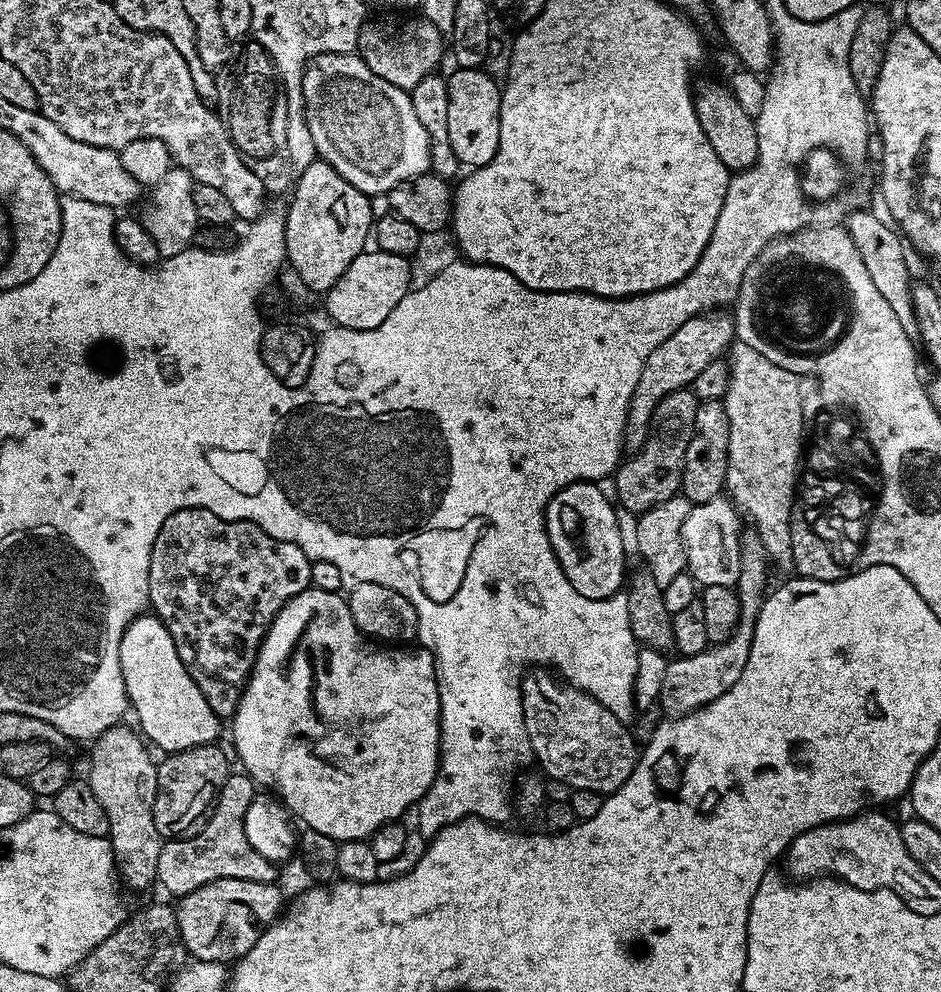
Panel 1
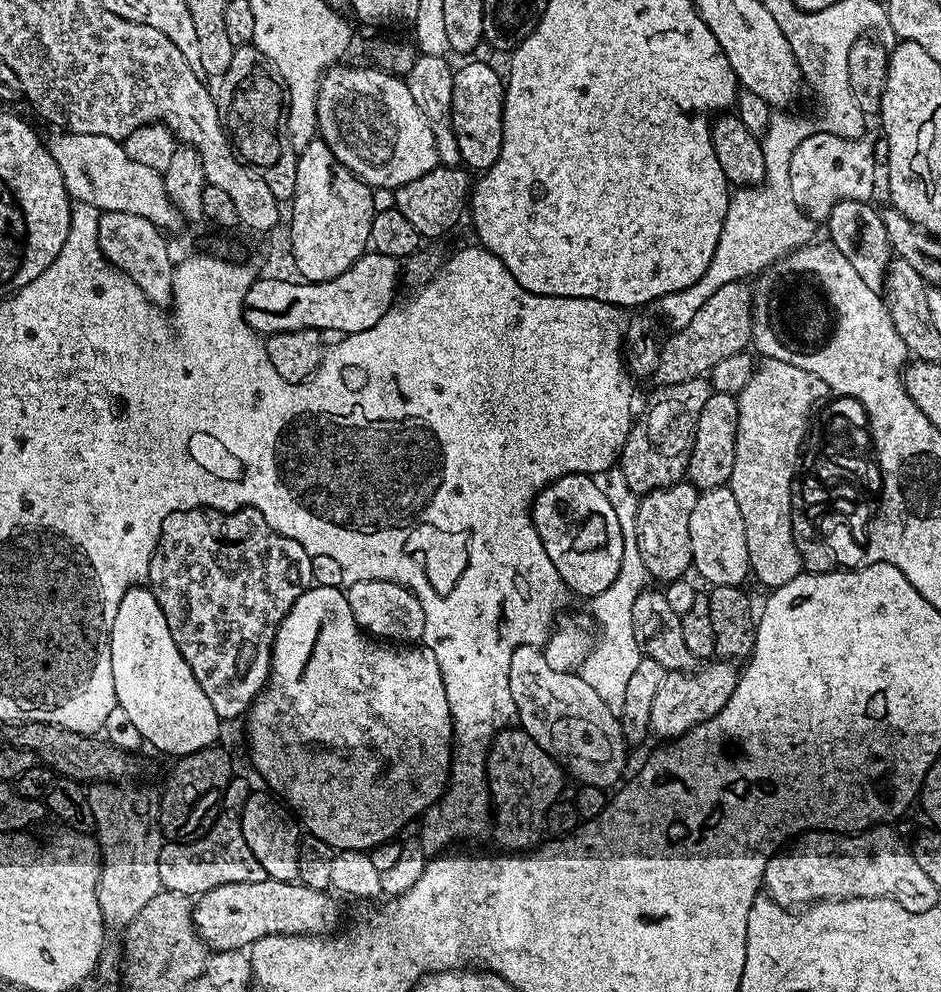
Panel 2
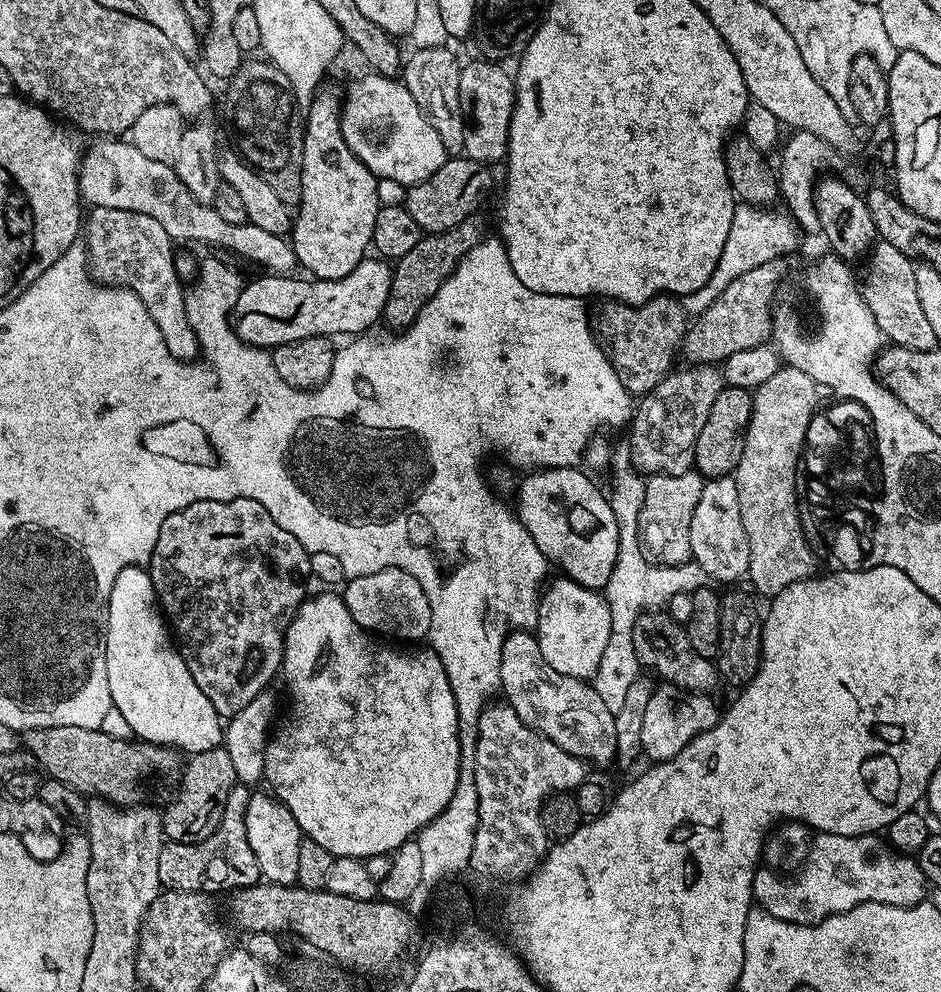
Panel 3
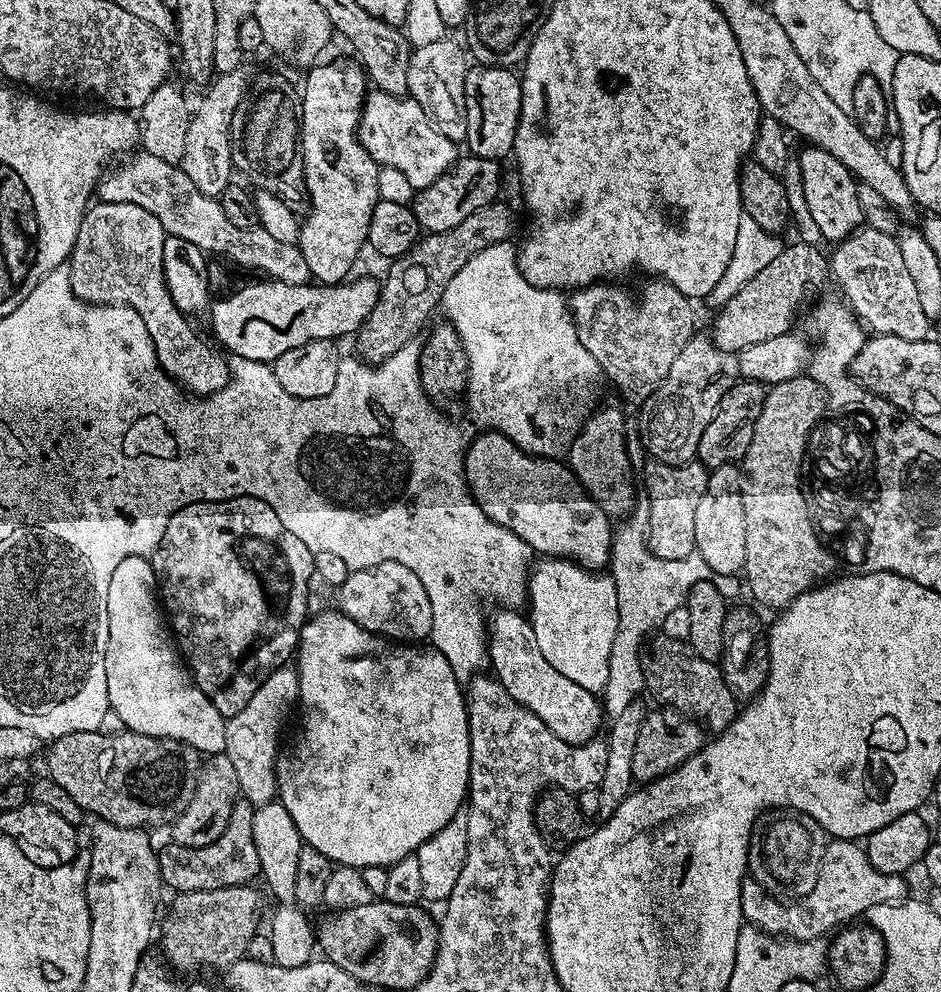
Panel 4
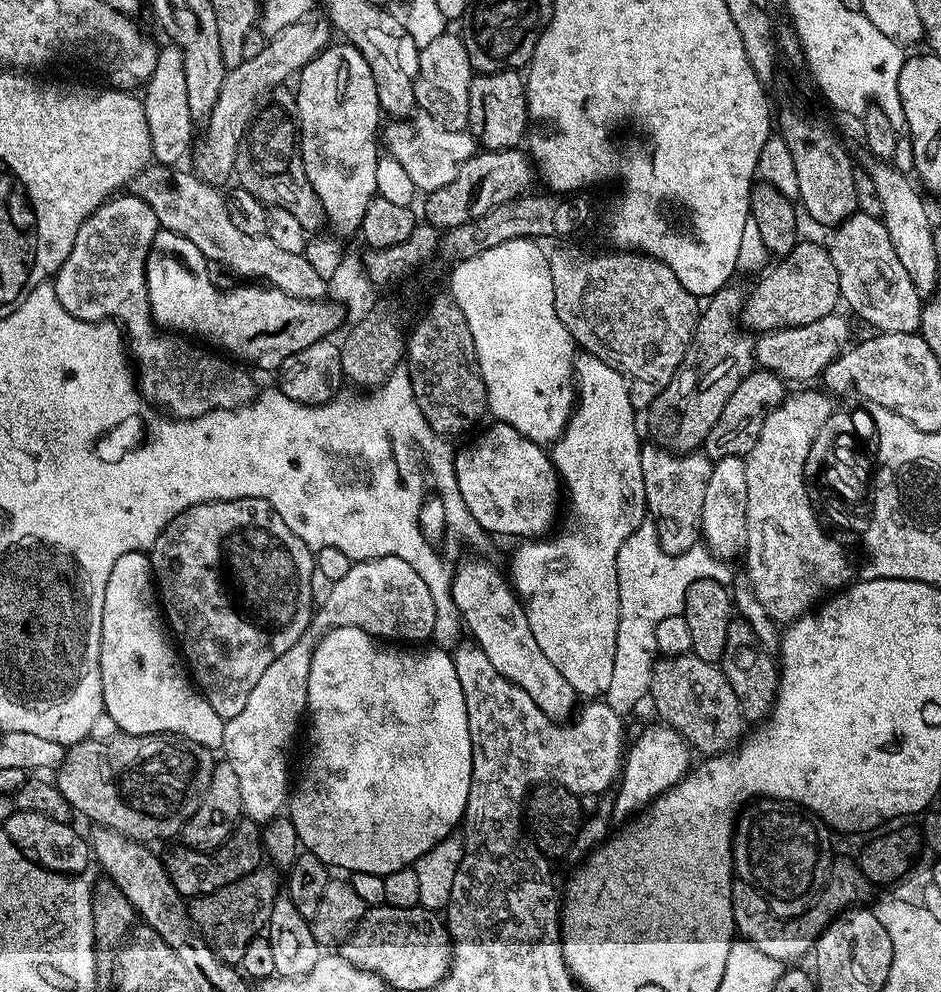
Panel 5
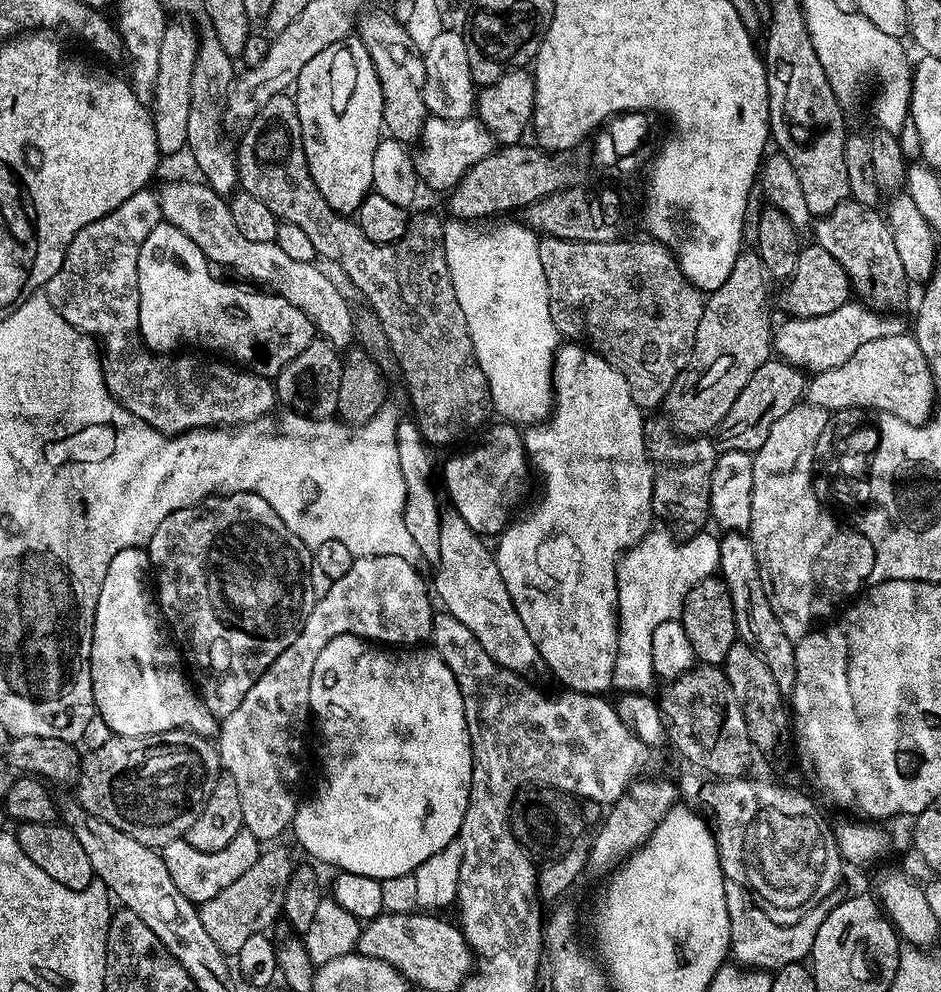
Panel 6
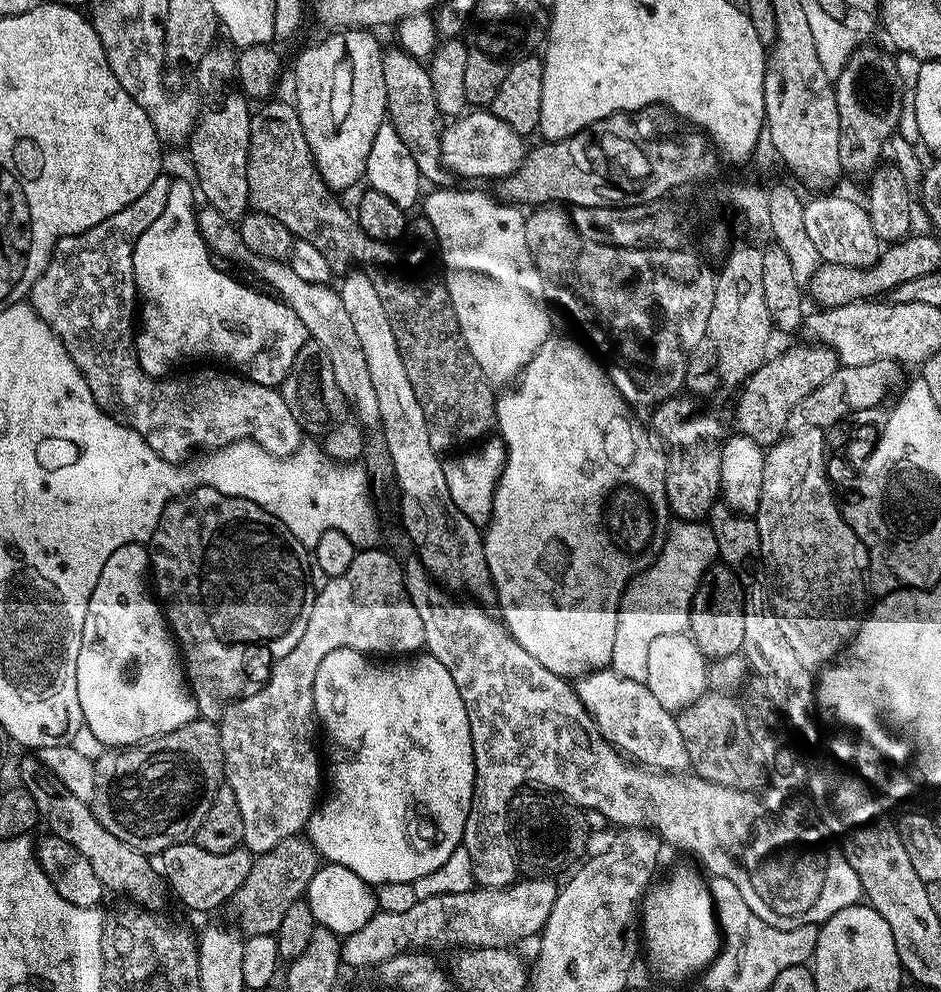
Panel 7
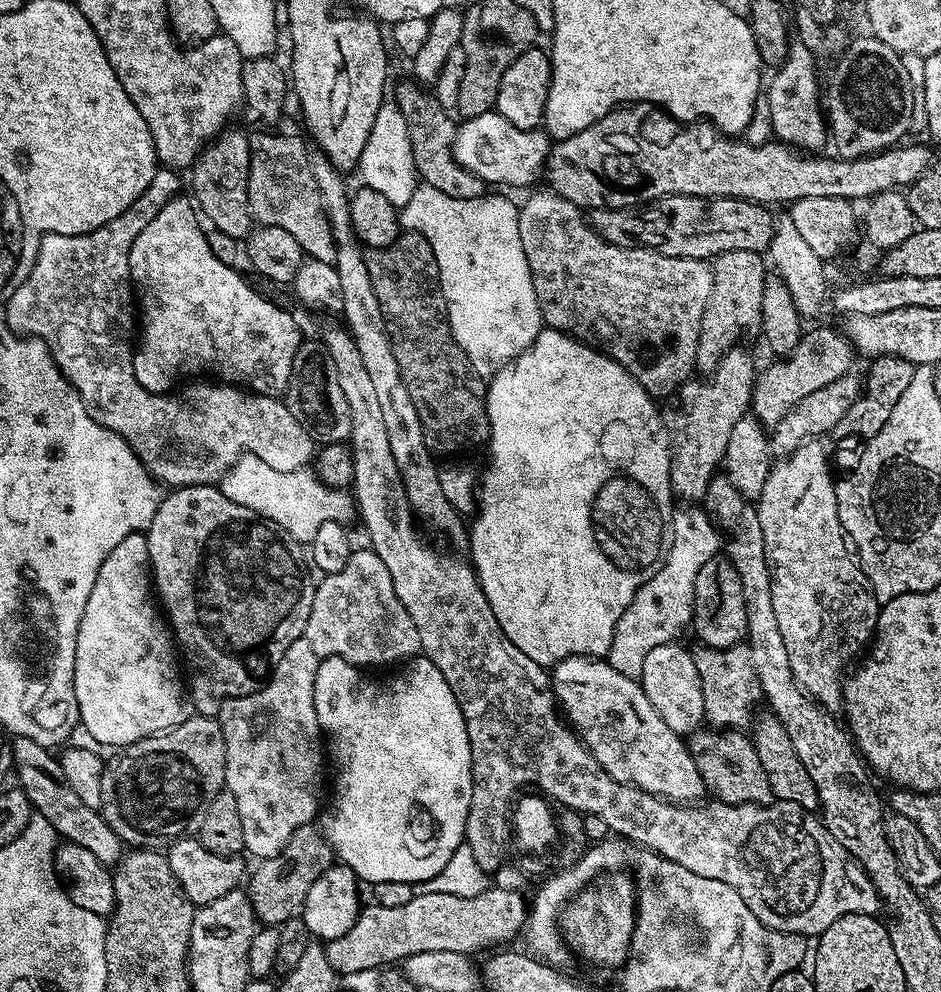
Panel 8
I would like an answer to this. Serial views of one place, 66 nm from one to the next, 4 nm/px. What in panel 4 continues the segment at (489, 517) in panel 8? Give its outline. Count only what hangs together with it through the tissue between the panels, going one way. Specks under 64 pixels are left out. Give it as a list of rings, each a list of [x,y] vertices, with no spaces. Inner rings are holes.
[[[616,408],[593,411],[576,433],[566,453],[567,463],[584,491],[595,500],[609,517],[624,516],[638,496],[638,484],[632,481],[632,460],[628,457],[628,440],[624,437],[624,416]],[[540,558],[535,561],[528,578],[528,599],[526,615],[532,621],[534,638],[542,650],[542,658],[570,678],[582,690],[603,693],[606,678],[610,676],[610,650],[614,646],[614,634],[618,630],[618,590],[611,575],[600,570],[584,568],[573,560],[559,558]]]

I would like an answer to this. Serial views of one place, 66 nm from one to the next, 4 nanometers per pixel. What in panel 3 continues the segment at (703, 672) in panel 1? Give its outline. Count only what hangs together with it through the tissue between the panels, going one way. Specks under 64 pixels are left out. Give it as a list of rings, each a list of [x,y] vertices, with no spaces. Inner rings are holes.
[[[661,683],[653,691],[650,702],[646,705],[646,715],[642,717],[642,753],[645,757],[649,756],[649,761],[659,762],[674,758],[683,748],[698,734],[710,730],[720,721],[722,715],[721,705],[716,705],[712,701],[713,697],[708,694],[686,694],[683,688],[675,688],[673,684]]]

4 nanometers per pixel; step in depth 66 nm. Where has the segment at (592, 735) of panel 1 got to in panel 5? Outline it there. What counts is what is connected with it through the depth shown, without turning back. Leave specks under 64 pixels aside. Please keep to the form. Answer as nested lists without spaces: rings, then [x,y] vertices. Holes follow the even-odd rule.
[[[464,560],[460,565],[457,563],[452,573],[452,597],[460,611],[463,627],[472,631],[471,639],[482,650],[482,654],[490,658],[494,670],[498,670],[502,678],[522,686],[551,720],[567,721],[577,711],[578,697],[574,686],[570,686],[570,682],[566,682],[566,678],[562,678],[562,674],[550,666],[550,658],[542,654],[530,631],[524,605],[505,573],[503,576],[494,565],[484,560]]]

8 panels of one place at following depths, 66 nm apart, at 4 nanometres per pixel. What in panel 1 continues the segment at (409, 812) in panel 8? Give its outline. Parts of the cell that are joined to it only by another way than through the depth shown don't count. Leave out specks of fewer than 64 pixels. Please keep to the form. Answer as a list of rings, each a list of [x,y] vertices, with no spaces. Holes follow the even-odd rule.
[[[309,587],[302,594],[292,596],[290,602],[286,602],[286,606],[282,606],[282,610],[272,620],[272,624],[268,628],[268,632],[264,635],[263,642],[260,643],[260,649],[256,655],[256,661],[252,667],[252,673],[248,676],[248,684],[244,687],[244,693],[240,696],[240,701],[236,707],[236,712],[230,717],[232,724],[232,744],[236,747],[236,756],[240,759],[240,764],[245,773],[251,776],[253,781],[261,789],[267,790],[269,793],[275,794],[278,799],[288,808],[288,811],[304,828],[313,828],[318,830],[318,834],[326,834],[330,838],[334,838],[337,842],[346,840],[368,840],[376,833],[383,824],[390,824],[401,819],[400,815],[404,811],[411,809],[420,803],[420,799],[426,794],[426,790],[430,790],[430,786],[436,777],[436,771],[440,765],[440,695],[438,694],[438,682],[436,681],[436,660],[432,656],[432,651],[423,646],[385,646],[383,643],[377,642],[364,633],[356,629],[354,618],[348,609],[348,601],[340,592],[327,592],[326,590],[318,590]]]

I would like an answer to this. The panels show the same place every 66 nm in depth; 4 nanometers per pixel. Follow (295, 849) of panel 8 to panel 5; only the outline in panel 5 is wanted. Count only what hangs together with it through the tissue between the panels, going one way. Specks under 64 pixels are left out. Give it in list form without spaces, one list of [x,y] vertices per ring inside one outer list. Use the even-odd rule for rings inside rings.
[[[275,867],[255,868],[250,874],[238,878],[238,882],[230,882],[210,894],[195,897],[190,904],[192,923],[226,963],[239,965],[242,954],[246,954],[246,946],[265,931],[274,902],[281,892],[282,876]]]

